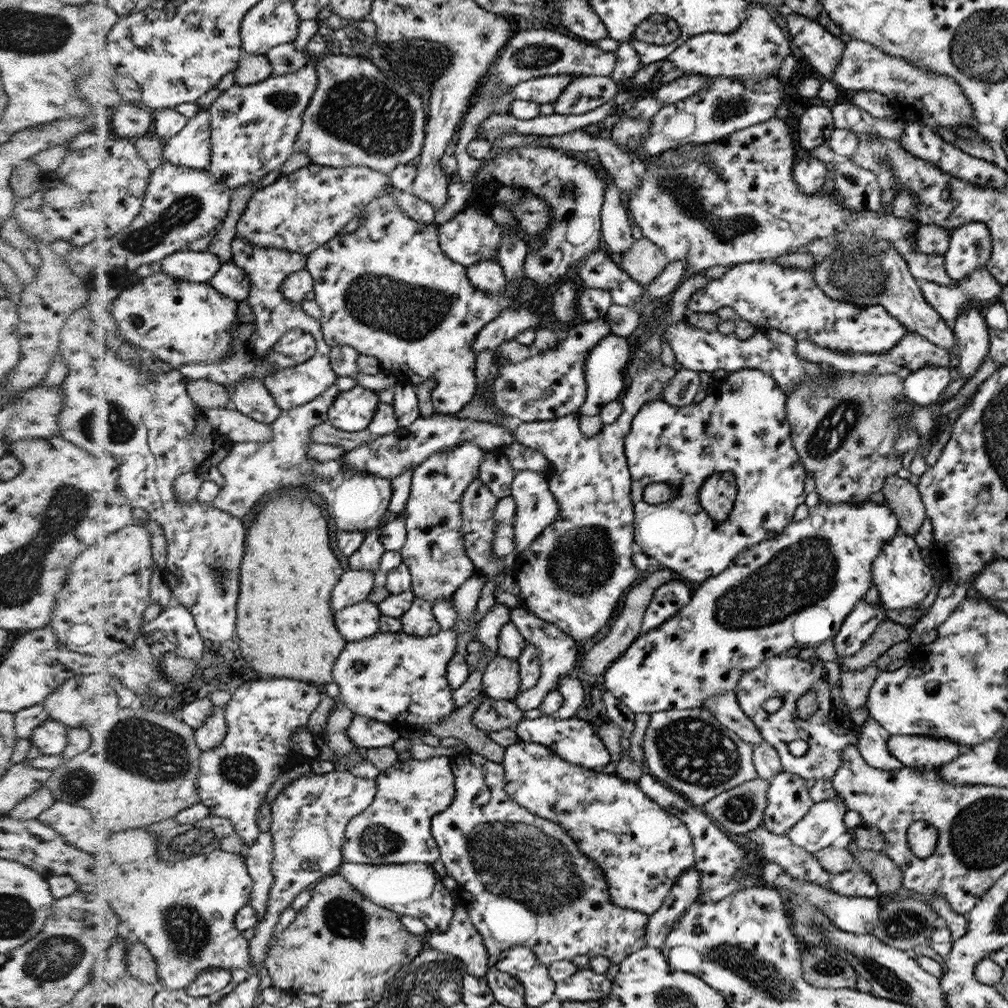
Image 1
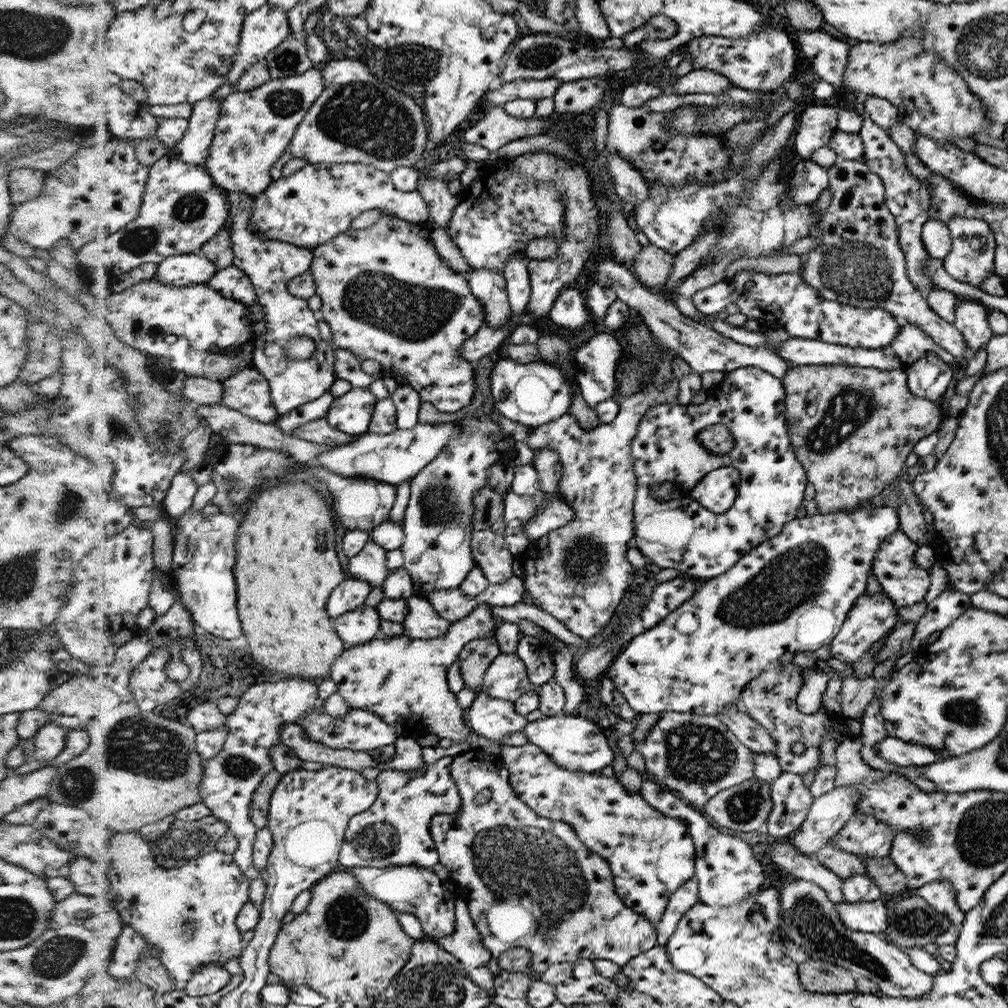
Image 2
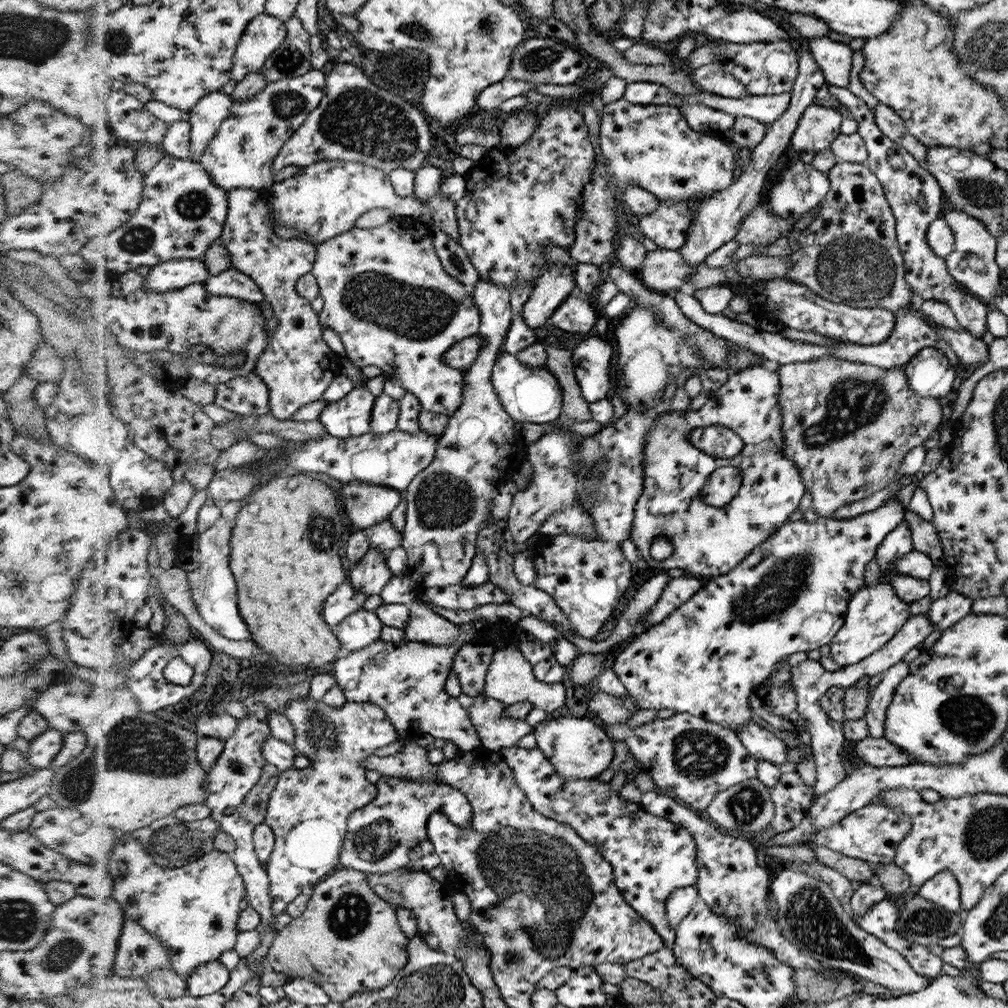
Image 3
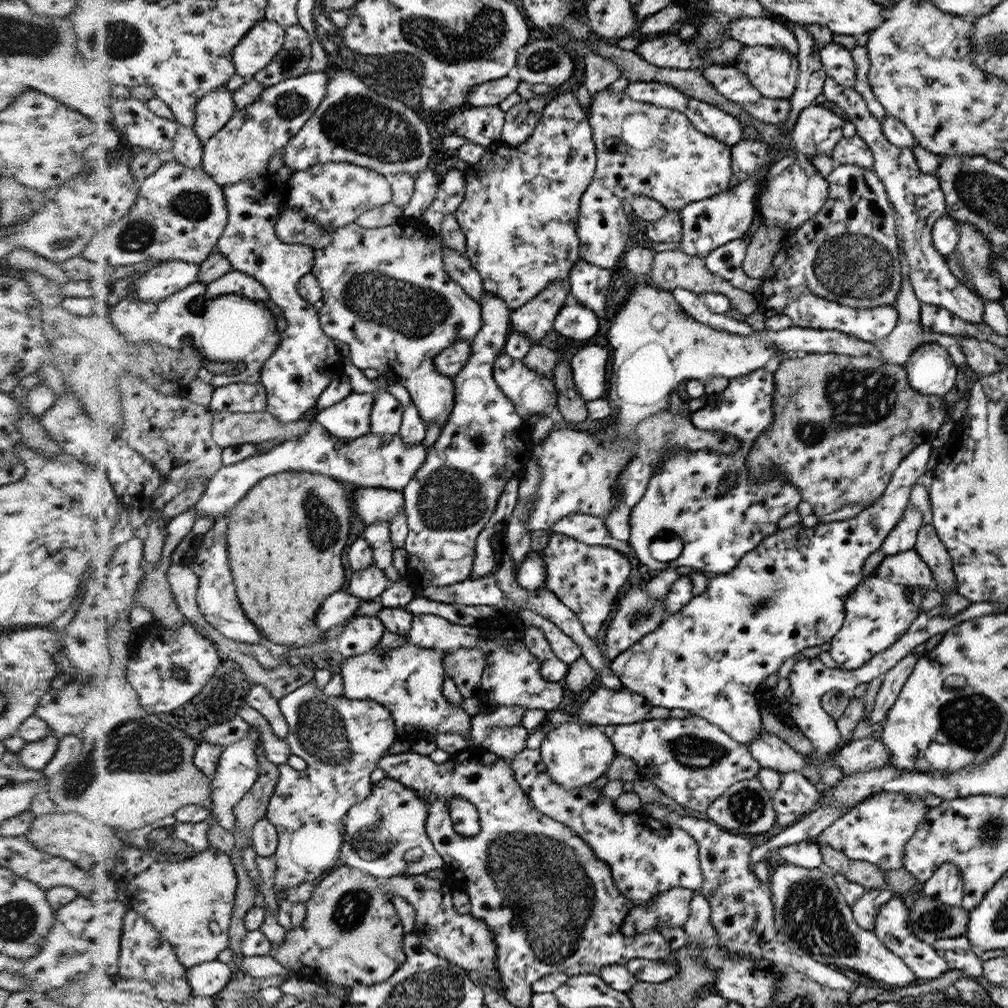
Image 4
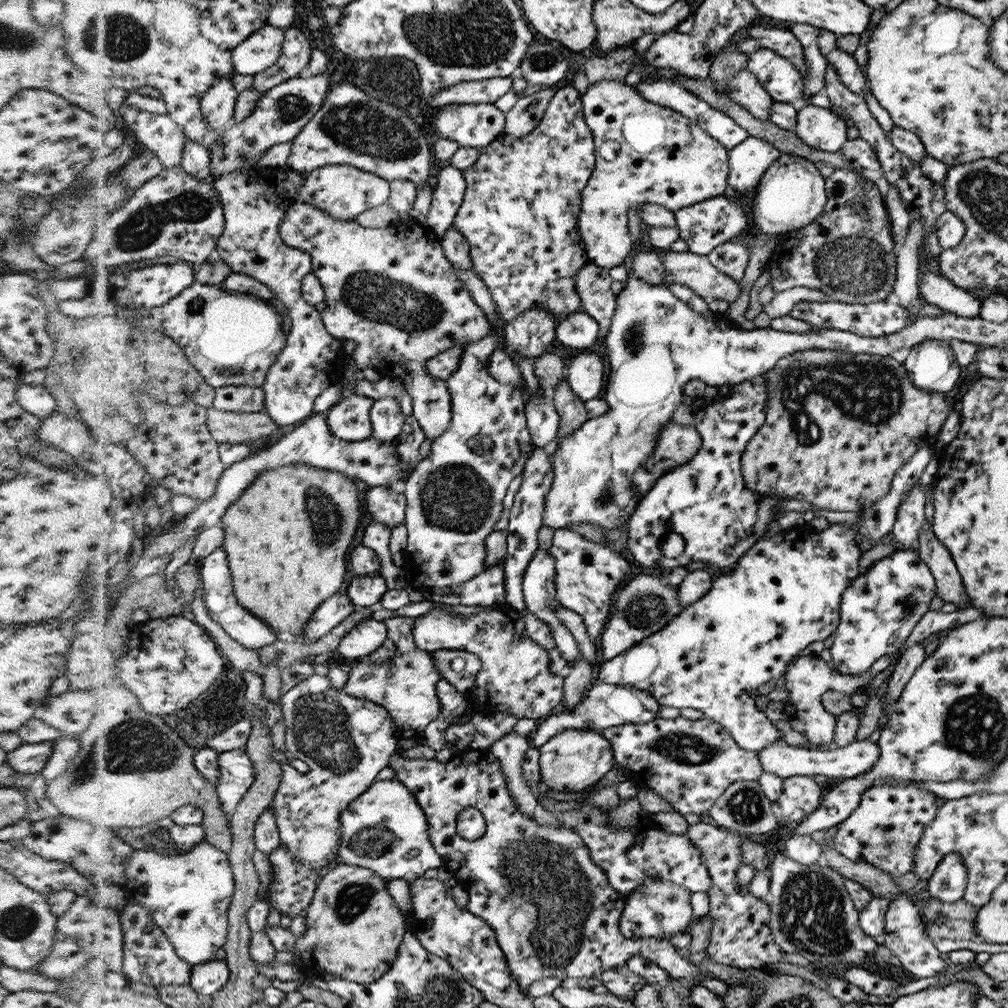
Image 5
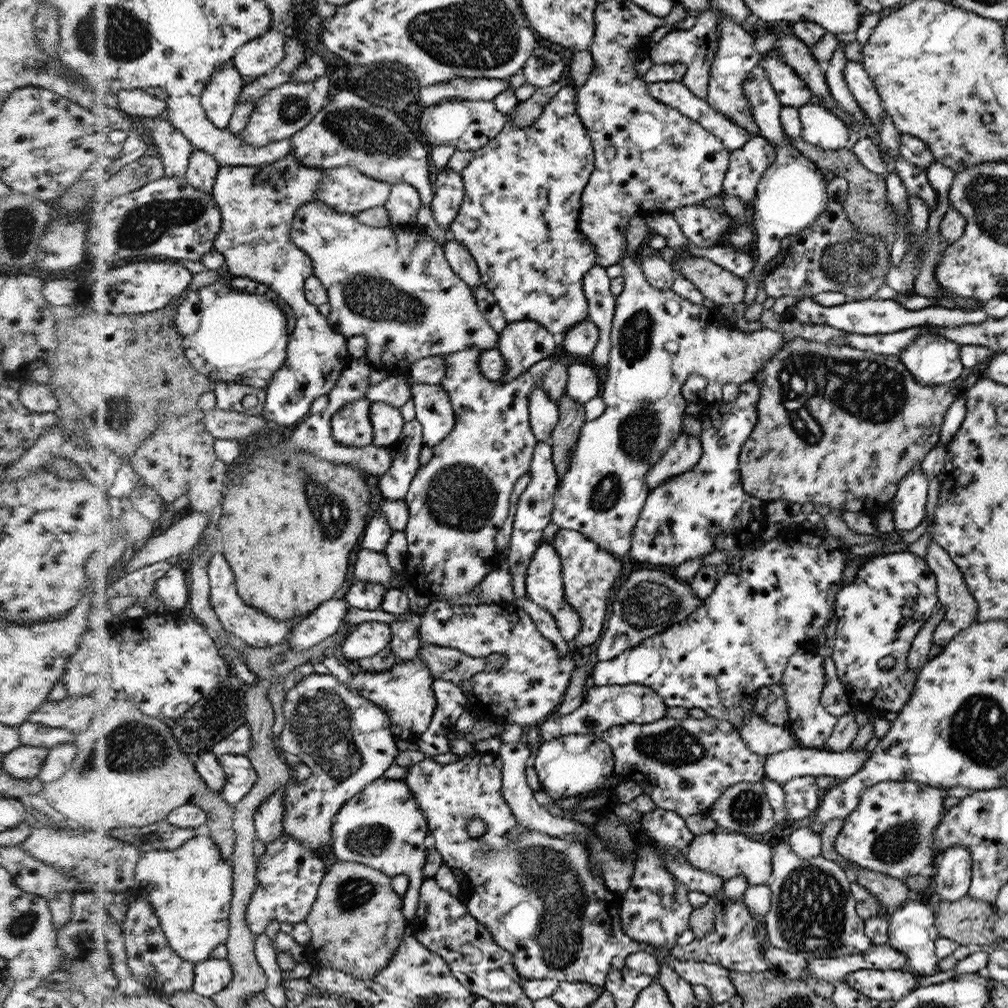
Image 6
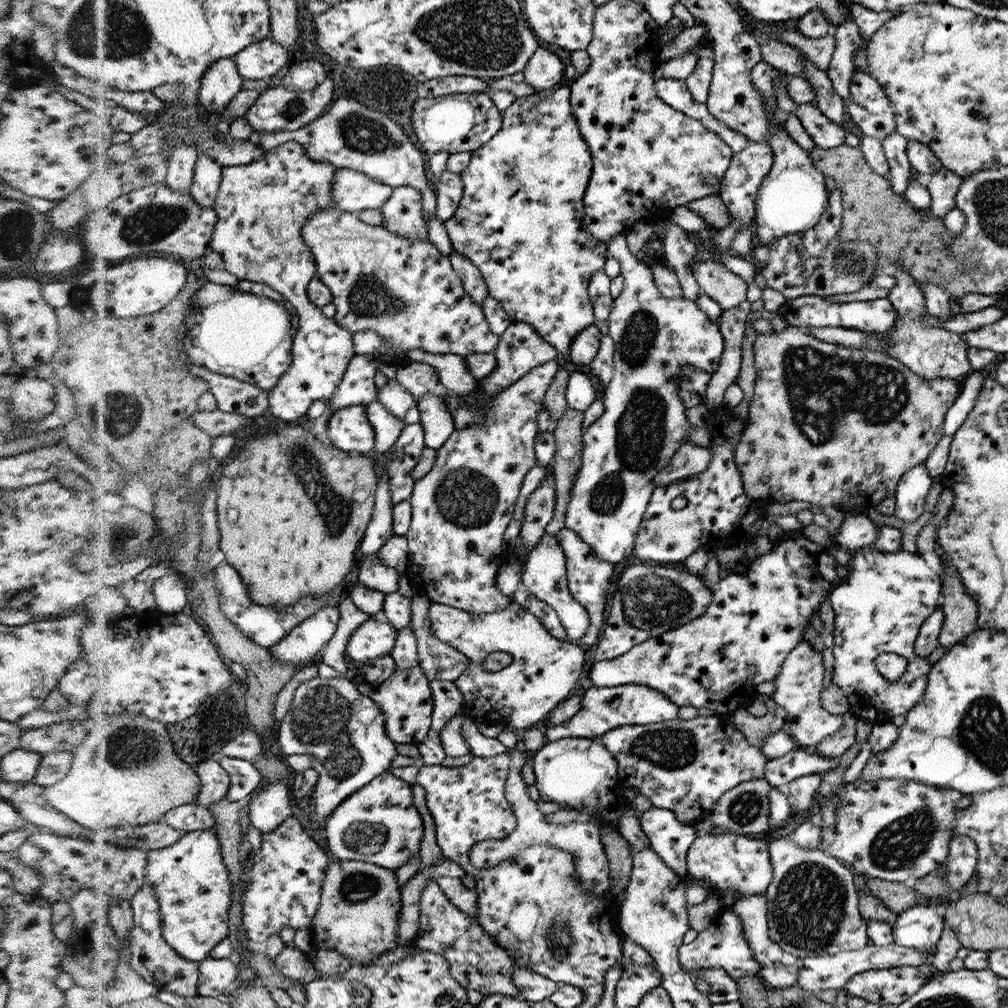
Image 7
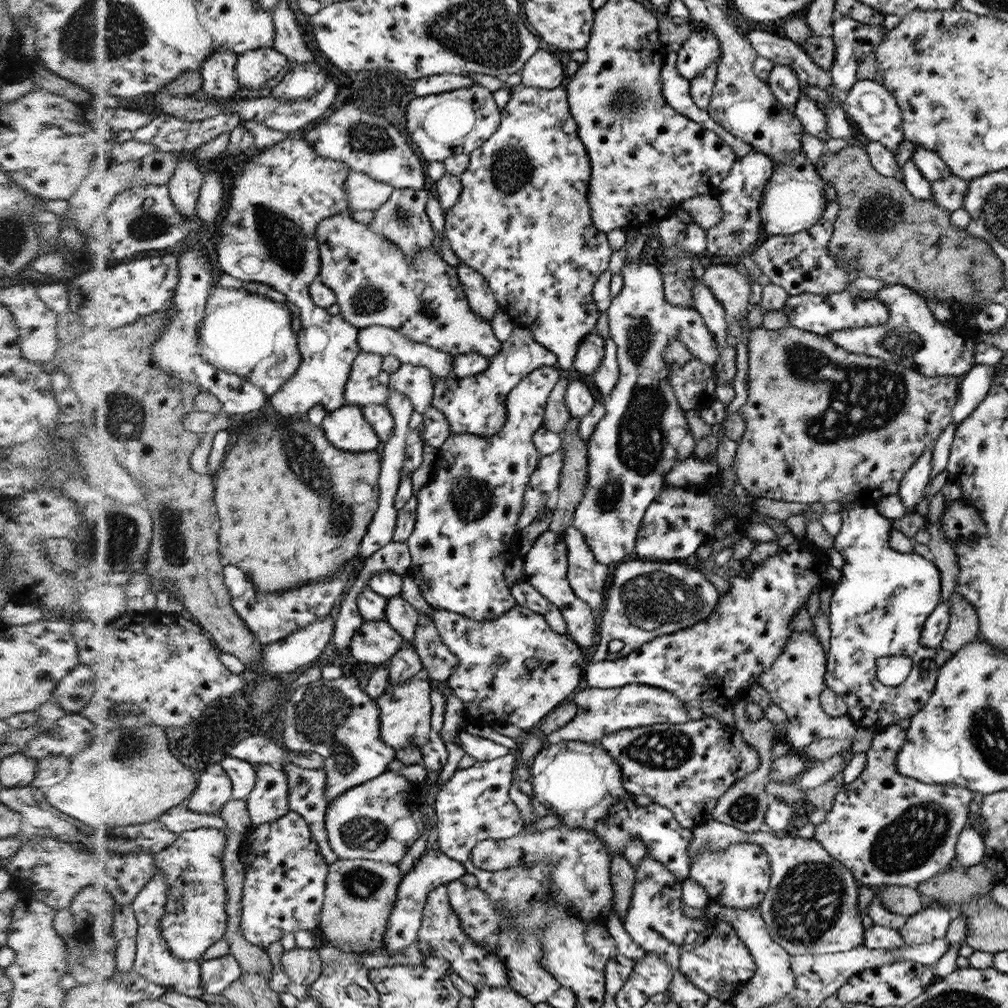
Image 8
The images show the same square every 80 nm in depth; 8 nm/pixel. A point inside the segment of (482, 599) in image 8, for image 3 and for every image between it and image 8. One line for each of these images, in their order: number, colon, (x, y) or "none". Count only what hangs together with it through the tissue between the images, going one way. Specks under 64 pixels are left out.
3: (479, 450)
4: (449, 501)
5: (455, 496)
6: (458, 502)
7: (462, 507)

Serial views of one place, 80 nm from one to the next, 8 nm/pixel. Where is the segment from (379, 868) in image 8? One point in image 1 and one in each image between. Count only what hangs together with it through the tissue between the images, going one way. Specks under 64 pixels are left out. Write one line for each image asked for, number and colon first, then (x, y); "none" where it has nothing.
1: (343, 947)
2: (349, 946)
3: (348, 941)
4: (352, 936)
5: (355, 930)
6: (357, 923)
7: (359, 916)

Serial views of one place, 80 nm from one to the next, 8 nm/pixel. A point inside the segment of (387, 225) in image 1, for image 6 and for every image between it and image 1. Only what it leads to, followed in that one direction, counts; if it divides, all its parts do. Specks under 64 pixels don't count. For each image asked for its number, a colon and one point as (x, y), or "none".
2: (388, 296)
3: (387, 295)
4: (388, 295)
5: (392, 290)
6: (395, 287)

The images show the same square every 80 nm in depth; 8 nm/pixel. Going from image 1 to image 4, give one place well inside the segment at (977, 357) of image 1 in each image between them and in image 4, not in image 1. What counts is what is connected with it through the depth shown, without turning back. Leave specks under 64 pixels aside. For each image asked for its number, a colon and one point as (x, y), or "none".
2: (971, 321)
3: (915, 195)
4: (920, 202)

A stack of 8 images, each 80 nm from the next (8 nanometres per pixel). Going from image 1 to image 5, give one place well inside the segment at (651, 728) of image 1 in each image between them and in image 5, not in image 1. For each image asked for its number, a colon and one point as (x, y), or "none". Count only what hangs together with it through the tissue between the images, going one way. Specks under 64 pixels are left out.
2: (695, 756)
3: (693, 759)
4: (693, 761)
5: (690, 763)

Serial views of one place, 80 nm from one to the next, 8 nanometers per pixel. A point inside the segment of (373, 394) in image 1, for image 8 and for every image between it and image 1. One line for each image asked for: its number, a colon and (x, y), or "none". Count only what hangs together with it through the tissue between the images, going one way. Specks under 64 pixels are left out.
2: (352, 414)
3: (351, 416)
4: (350, 419)
5: (349, 420)
6: (351, 426)
7: (350, 430)
8: (348, 428)

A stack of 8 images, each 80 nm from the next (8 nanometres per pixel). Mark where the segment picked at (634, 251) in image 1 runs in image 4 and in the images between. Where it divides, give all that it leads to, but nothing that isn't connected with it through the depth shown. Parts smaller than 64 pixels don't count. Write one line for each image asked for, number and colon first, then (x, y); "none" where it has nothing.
2: (652, 266)
3: (663, 270)
4: (672, 269)

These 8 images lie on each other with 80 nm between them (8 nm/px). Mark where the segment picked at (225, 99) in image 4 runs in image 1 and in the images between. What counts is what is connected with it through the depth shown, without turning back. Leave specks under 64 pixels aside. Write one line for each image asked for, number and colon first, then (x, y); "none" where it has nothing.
1: (193, 147)
2: (196, 146)
3: (207, 117)

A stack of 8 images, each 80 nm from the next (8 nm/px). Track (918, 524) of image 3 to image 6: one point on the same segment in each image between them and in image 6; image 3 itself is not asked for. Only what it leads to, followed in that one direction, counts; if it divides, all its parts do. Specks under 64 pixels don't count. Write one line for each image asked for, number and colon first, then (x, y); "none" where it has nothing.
4: (929, 545)
5: (949, 585)
6: (961, 609)

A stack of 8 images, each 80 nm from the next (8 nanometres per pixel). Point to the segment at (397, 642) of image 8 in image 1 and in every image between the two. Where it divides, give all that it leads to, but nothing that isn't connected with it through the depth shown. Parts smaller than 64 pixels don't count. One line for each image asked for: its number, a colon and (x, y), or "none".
1: (359, 621)
2: (361, 625)
3: (362, 628)
4: (362, 633)
5: (368, 635)
6: (366, 639)
7: (376, 637)

